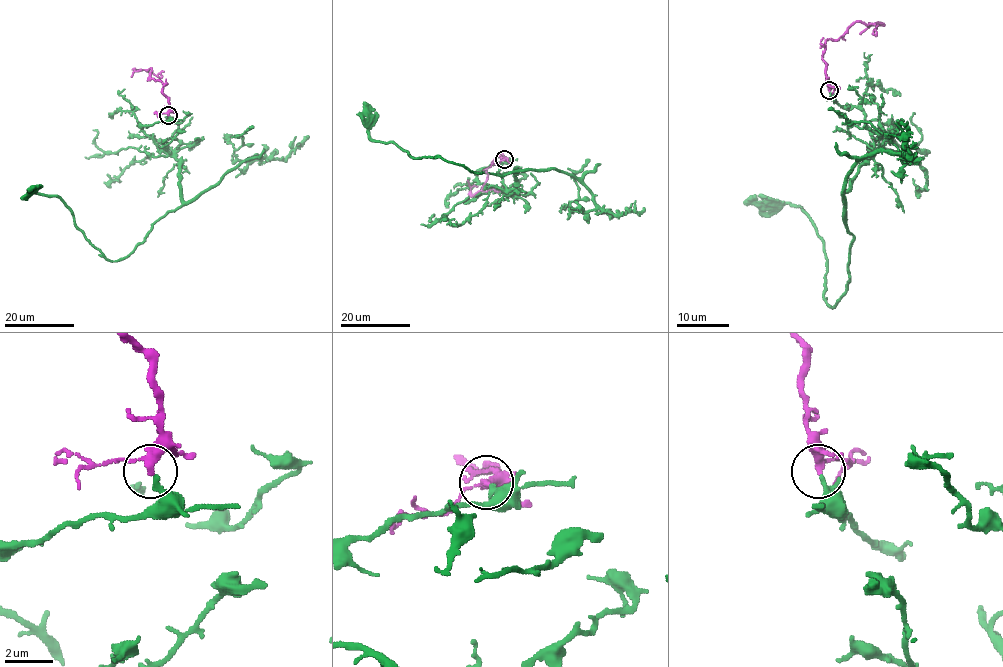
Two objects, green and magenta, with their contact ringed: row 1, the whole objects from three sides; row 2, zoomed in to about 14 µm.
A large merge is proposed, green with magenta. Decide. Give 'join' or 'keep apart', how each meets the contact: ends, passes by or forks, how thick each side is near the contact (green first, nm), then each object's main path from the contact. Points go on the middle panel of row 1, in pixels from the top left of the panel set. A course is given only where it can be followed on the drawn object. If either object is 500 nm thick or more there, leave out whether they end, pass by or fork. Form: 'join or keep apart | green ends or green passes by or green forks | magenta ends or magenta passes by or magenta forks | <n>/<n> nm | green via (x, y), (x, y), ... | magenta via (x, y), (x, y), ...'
keep apart | green ends | magenta passes by | 200/280 nm | green via (504, 159), (482, 167), (477, 181), (511, 190), (516, 169), (500, 176), (412, 157), (370, 138), (364, 102) | magenta via (504, 159), (498, 155), (494, 159), (486, 169), (486, 182), (472, 194), (468, 180)

